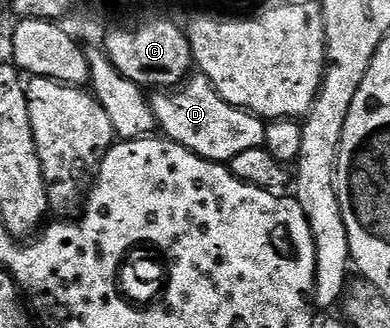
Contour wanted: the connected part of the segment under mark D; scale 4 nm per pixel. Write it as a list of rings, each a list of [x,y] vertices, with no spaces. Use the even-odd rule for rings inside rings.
[[[194,74],[177,88],[155,91],[150,96],[150,105],[161,135],[165,139],[175,140],[205,160],[228,162],[244,150],[264,145],[266,124],[262,117],[224,102],[210,79],[204,75]]]

